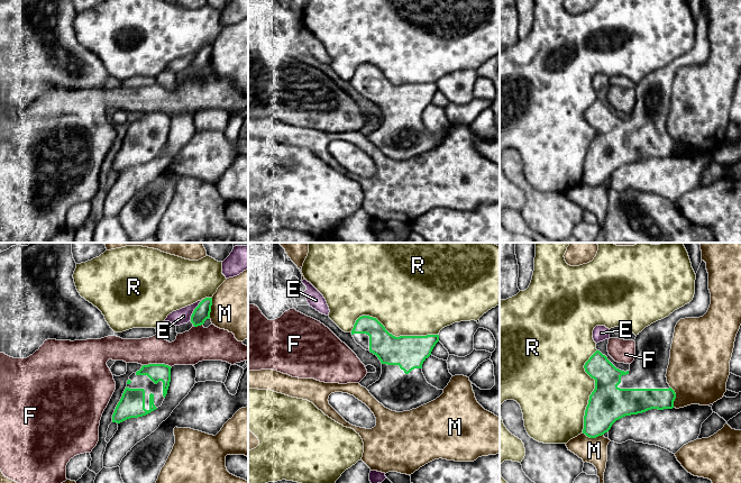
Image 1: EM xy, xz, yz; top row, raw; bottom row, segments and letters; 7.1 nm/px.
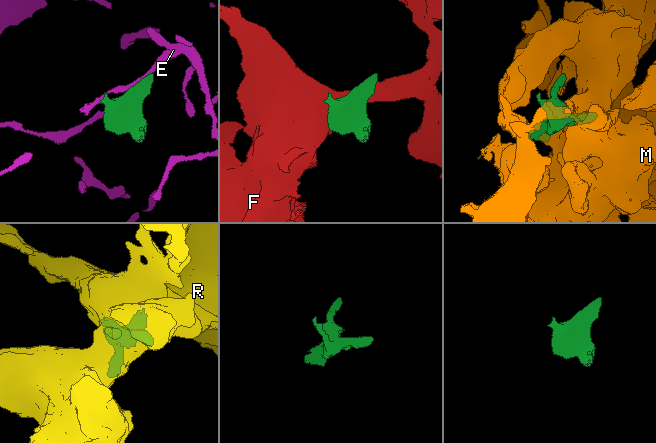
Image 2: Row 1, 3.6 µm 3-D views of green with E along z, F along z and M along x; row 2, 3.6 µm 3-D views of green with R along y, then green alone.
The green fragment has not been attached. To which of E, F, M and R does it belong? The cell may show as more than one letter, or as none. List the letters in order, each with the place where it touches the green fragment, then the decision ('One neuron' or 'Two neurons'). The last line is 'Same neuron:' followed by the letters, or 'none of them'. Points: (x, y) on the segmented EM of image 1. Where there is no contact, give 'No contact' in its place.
E: Touches green at xy (194, 310). Two neurons
F: Touches green at xy (157, 364). Two neurons
M: Touches green at yz (593, 437). Two neurons
R: Touches green at xz (391, 334). Two neurons
Same neuron: none of them

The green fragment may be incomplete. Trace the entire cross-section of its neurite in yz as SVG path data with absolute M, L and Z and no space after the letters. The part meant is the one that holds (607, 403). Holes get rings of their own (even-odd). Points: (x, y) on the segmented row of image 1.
M702 261L696 273L693 300L675 310L668 317L646 327L637 335L634 339L635 357L630 364L629 371L624 372L616 368L600 350L596 350L589 357L584 368L595 380L595 389L589 395L585 410L583 434L589 438L596 438L607 432L616 420L625 416L642 413L651 409L664 410L674 408L676 393L667 383L666 374L675 327L680 319L703 317L707 312L710 304L708 273L706 263Z

